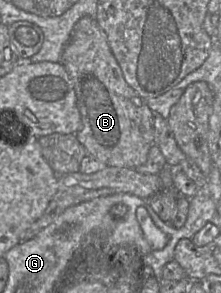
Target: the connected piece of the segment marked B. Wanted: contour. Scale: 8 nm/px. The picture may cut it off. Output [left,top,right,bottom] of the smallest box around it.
[60,16,154,169]

